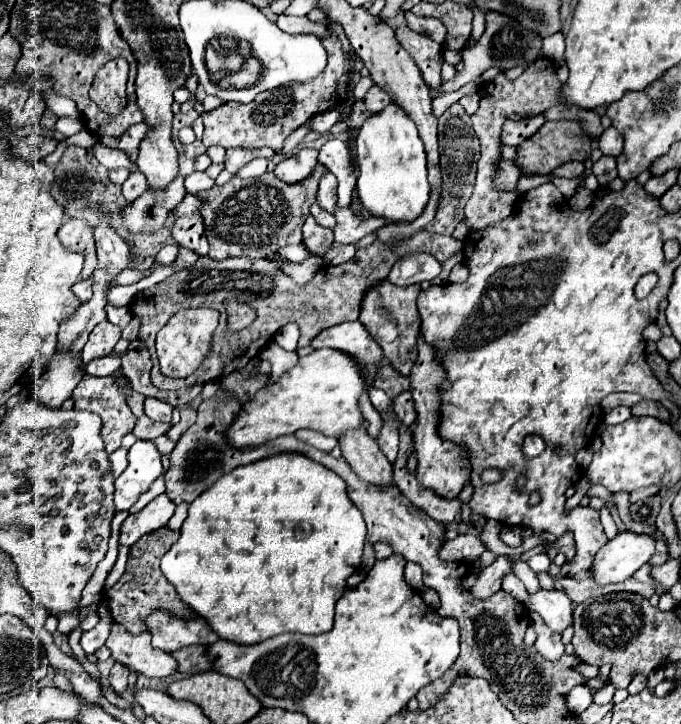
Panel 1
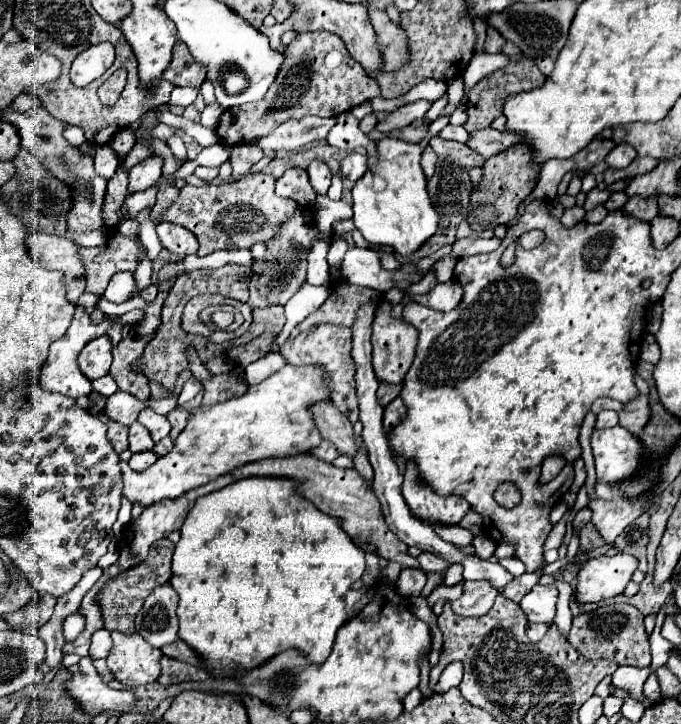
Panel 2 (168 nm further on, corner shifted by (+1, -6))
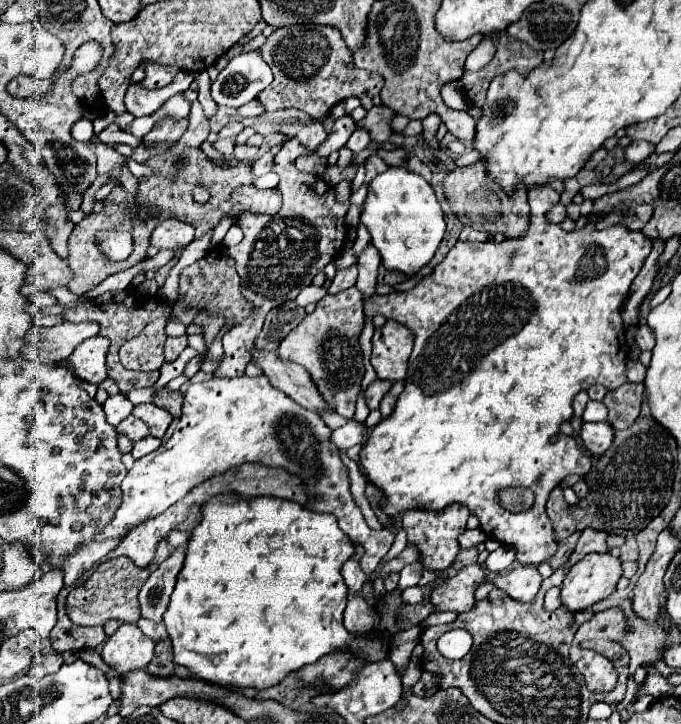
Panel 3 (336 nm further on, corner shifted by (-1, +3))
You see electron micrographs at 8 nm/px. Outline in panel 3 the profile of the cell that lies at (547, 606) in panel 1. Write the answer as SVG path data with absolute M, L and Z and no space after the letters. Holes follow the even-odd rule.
M528 565L528 567L518 567L518 569L506 573L502 577L498 577L498 579L485 577L484 581L480 584L488 582L494 583L498 589L502 589L512 599L528 603L528 601L534 601L534 597L538 595L542 577L540 577L540 573L538 573L536 567Z

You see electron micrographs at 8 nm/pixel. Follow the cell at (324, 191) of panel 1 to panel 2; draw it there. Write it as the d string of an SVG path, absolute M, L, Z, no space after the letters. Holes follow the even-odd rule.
M316 158L306 166L306 172L308 172L310 184L316 190L316 194L326 194L328 188L330 188L330 178L332 178L332 172L330 172L328 164L324 160Z

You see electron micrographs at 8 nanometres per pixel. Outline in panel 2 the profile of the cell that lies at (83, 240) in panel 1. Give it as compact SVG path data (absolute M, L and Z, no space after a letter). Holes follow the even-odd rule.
M38 232L26 238L26 248L34 262L48 270L58 270L64 274L66 298L70 302L76 302L86 286L84 266L76 258L78 246L66 238Z

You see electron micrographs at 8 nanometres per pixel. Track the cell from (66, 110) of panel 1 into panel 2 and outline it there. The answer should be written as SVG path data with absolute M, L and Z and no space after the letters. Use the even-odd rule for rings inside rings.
M22 92L16 100L14 100L14 104L12 104L12 108L14 110L30 110L30 108L36 108L38 104L36 104L36 100L34 100L34 96L32 94L28 94L28 92Z

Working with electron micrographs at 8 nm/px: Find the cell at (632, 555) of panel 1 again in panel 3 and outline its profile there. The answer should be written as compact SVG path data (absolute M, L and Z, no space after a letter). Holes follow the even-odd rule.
M590 553L584 559L580 559L576 565L570 567L564 583L562 583L562 603L572 611L582 611L596 601L608 597L616 591L616 583L622 577L622 561L618 557L612 557L610 553Z

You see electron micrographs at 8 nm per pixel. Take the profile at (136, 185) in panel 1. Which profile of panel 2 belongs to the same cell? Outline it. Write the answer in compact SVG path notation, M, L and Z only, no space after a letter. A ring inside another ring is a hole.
M152 154L150 158L138 162L132 170L130 170L130 192L142 192L148 190L150 186L154 186L158 182L158 178L162 176L162 156Z

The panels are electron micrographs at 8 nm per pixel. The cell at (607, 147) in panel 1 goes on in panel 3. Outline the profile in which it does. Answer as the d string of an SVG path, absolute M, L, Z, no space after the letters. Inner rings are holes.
M646 141L630 143L630 145L624 149L624 157L626 157L626 161L630 161L630 163L640 163L640 161L644 161L650 153L654 153L654 143L646 143Z

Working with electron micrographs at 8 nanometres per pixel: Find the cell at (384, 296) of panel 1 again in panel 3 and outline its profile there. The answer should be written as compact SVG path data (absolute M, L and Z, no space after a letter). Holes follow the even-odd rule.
M386 321L384 327L376 329L372 337L372 357L370 357L376 375L388 381L402 381L406 377L406 365L412 353L412 343L414 343L414 333L398 321Z

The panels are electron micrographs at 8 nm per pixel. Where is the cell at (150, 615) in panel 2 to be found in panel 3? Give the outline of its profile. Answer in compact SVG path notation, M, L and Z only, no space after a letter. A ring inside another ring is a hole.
M176 551L172 553L144 583L144 587L140 589L138 601L140 601L140 609L142 609L142 617L146 617L148 621L154 623L162 623L164 613L166 613L166 603L170 601L172 589L176 585L176 577L182 569L182 561L184 561L184 553Z

